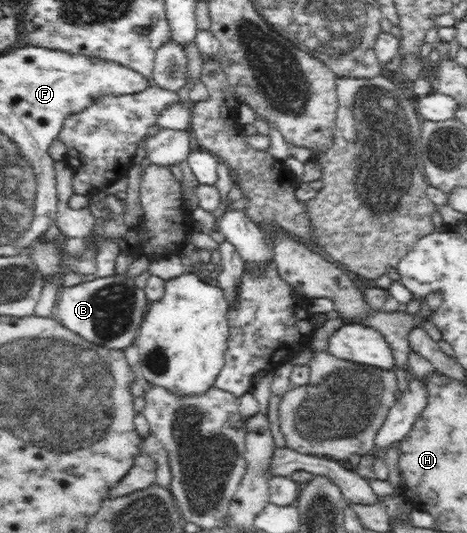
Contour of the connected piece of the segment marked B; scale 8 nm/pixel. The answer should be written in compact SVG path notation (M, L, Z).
M127 273L123 275L113 274L107 277L88 278L77 285L59 288L54 311L57 315L54 315L54 317L57 317L63 323L63 327L73 331L75 335L79 335L86 342L91 343L92 348L105 346L105 348L124 351L125 348L135 342L145 311L147 311L149 305L150 302L147 299L145 290L137 288L133 278L128 277Z

